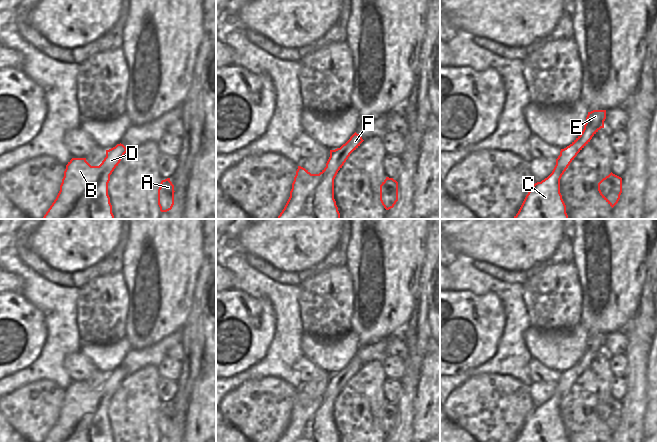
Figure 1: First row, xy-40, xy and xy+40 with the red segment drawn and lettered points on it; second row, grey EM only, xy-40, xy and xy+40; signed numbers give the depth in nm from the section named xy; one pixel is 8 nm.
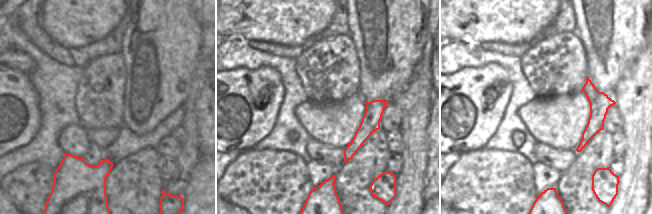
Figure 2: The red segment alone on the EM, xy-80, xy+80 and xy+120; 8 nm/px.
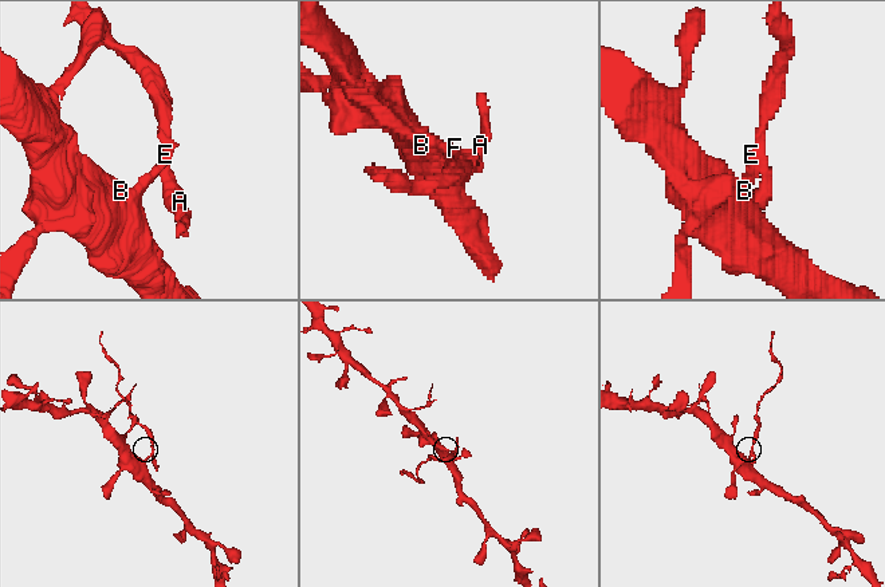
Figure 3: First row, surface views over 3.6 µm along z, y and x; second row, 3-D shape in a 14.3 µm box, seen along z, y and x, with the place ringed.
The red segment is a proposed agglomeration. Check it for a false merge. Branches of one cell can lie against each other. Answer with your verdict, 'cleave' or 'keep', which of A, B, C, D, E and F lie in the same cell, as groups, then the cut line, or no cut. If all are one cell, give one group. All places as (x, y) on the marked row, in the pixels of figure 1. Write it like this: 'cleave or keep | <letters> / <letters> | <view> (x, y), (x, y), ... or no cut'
cleave | A E F / B C D | xy+40 (563, 149), (573, 151), (576, 155)

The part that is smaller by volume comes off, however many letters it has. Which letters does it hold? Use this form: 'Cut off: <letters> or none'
Cut off: A, E, F

